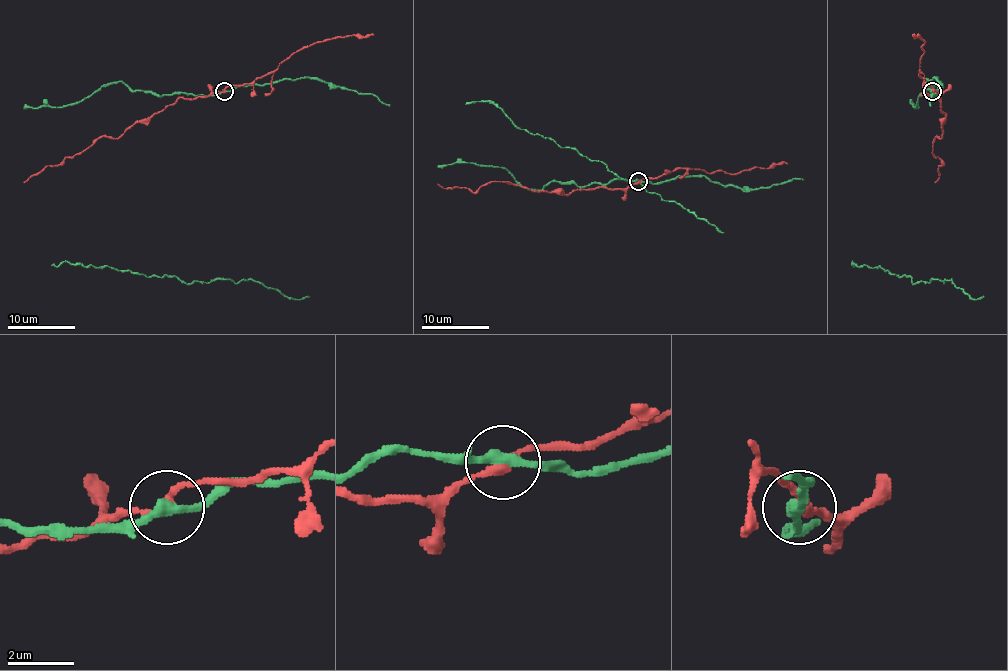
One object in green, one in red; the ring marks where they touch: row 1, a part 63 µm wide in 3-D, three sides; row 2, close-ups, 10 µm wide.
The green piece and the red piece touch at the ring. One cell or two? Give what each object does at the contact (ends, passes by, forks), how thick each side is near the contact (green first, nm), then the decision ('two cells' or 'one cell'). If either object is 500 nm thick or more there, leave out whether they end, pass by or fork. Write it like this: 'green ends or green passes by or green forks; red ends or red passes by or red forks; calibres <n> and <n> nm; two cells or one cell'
green passes by; red passes by; calibres 300 and 260 nm; two cells

